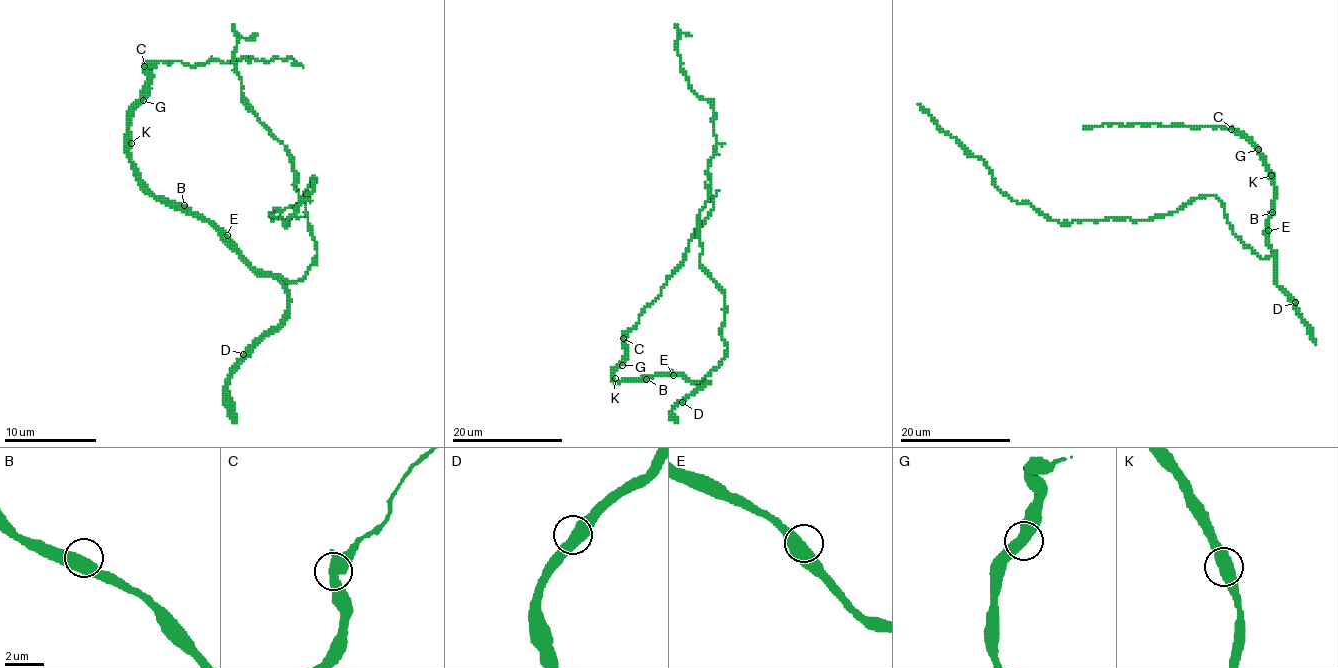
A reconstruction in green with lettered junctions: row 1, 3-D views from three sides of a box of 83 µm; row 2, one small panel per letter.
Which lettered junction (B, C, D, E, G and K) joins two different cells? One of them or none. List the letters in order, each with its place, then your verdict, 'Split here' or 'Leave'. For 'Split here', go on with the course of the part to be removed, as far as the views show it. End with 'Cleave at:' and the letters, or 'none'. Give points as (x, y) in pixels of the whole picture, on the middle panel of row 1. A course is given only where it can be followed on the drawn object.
B: Place: (646, 379). Leave
C: Place: (623, 338). Split here. Course of the part to remove: (623, 337), (638, 322), (641, 313), (657, 297), (666, 279), (682, 261), (689, 239), (711, 212), (718, 190)
D: Place: (682, 402). Leave
E: Place: (673, 375). Leave
G: Place: (622, 365). Leave
K: Place: (615, 378). Leave
Cleave at: C

